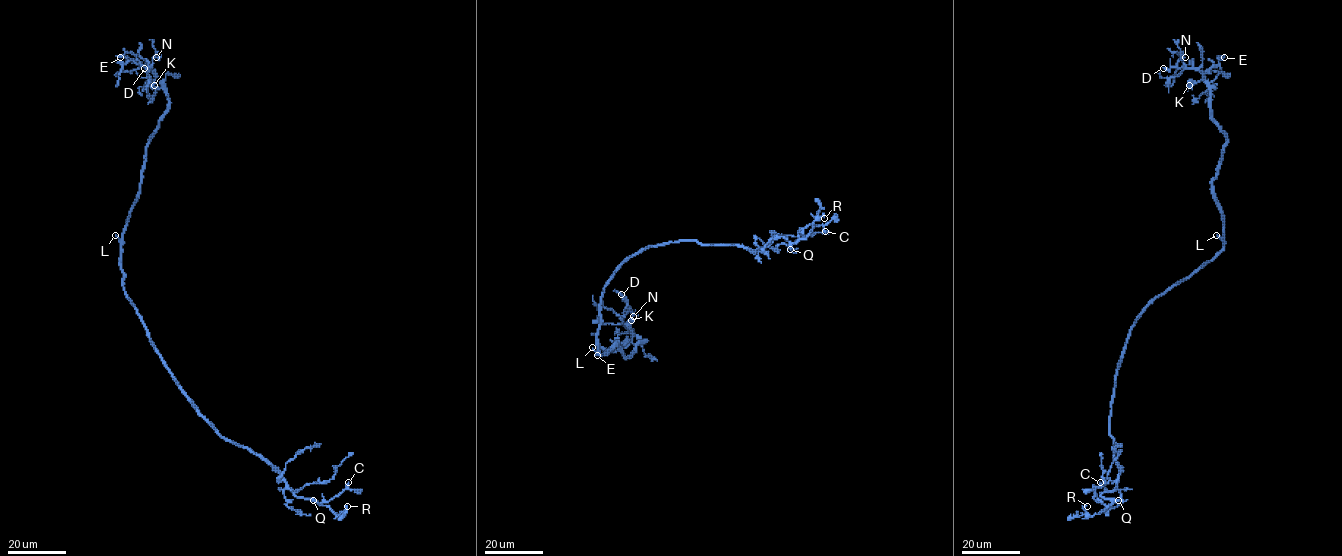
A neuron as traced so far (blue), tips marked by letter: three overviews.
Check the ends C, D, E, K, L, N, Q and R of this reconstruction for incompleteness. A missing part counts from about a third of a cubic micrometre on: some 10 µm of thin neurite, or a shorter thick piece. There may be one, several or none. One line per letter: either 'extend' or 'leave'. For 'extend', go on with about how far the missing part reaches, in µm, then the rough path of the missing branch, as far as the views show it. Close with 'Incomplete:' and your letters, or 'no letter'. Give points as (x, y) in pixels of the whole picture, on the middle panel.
C: leave
D: leave
E: leave
K: leave
L: extend; missing 35 µm
N: leave
Q: leave
R: leave
Incomplete: L

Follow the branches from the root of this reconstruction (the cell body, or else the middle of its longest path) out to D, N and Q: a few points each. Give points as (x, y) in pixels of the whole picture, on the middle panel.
D: (607, 282), (600, 302), (599, 354), (619, 343), (628, 357), (645, 342), (623, 321), (628, 306), (621, 294)
N: (607, 282), (600, 302), (599, 354), (619, 343), (628, 357), (645, 342), (623, 321), (629, 308), (633, 316)
Q: (607, 282), (630, 256), (667, 243), (696, 241), (759, 249), (770, 242), (773, 232), (788, 242), (790, 249)

